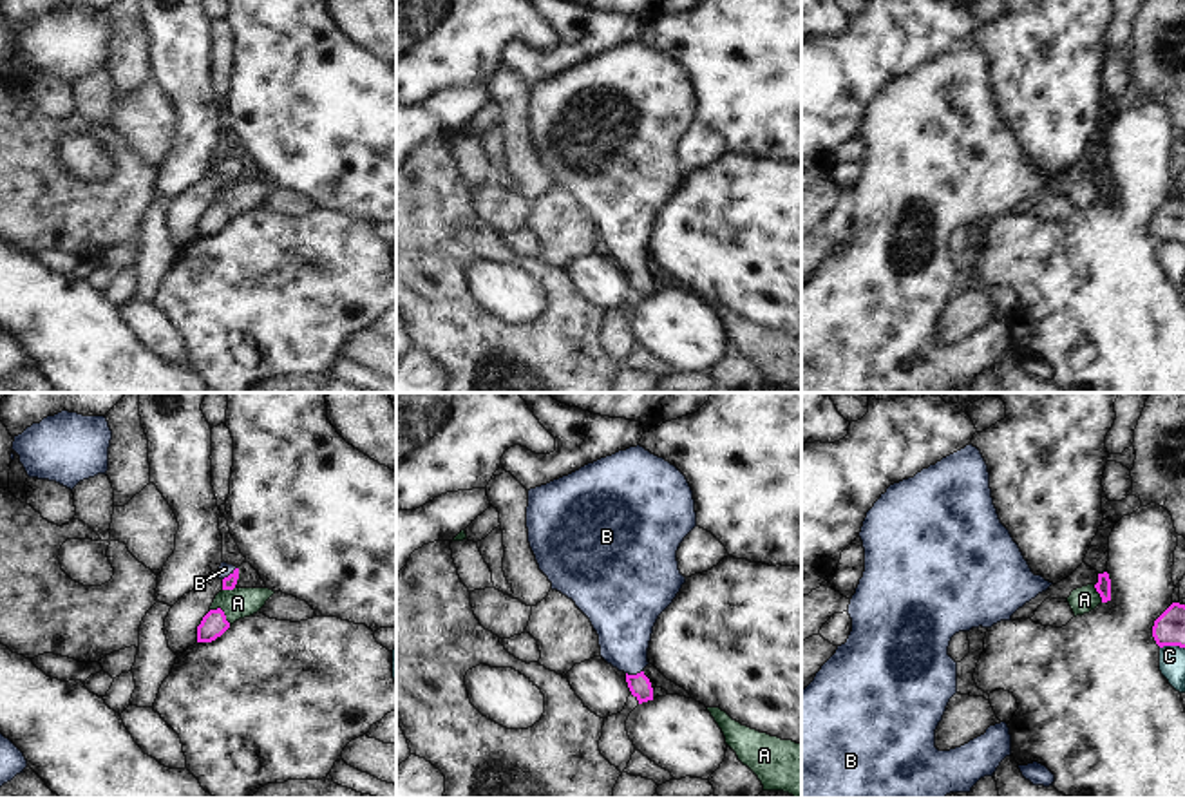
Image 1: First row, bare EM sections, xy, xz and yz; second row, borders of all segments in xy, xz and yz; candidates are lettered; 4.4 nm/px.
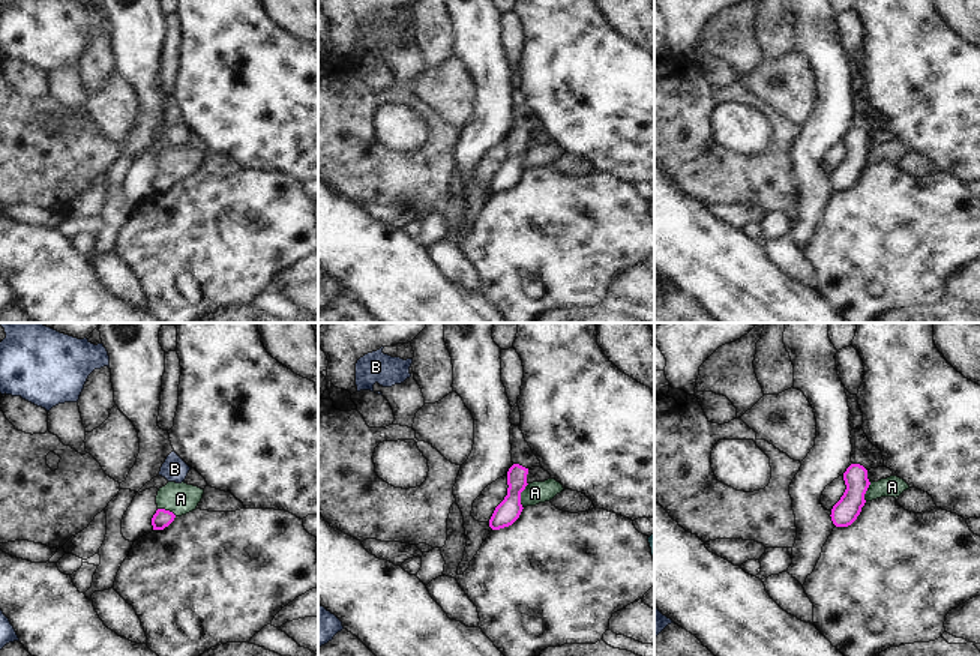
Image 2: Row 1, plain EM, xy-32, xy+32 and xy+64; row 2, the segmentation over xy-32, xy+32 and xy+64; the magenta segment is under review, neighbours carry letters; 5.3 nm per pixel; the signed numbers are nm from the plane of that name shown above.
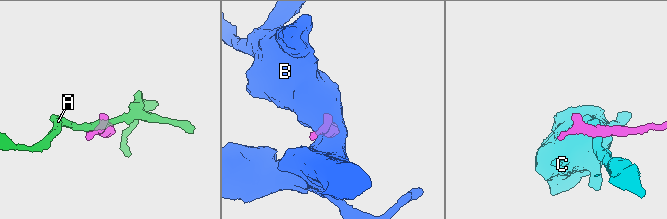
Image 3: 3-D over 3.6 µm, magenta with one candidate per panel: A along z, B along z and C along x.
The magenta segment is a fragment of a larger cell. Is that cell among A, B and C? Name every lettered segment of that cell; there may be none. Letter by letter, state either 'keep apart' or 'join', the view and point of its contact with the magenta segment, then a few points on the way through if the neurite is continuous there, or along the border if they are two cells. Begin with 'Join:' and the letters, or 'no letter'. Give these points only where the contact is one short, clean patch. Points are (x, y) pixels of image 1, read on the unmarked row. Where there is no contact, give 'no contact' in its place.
Join: B
A: keep apart; contact xy (223, 207); border xy (210, 203), (219, 203), (230, 218)
B: join; contact xz (634, 270); way xz (639, 279), (634, 270), (625, 216)
C: keep apart; contact yz (1171, 239); border yz (1184, 241), (1160, 243)

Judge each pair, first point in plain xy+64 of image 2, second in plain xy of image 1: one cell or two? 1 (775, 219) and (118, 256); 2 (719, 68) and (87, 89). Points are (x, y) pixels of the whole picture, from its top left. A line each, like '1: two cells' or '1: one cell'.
1: two cells
2: two cells

